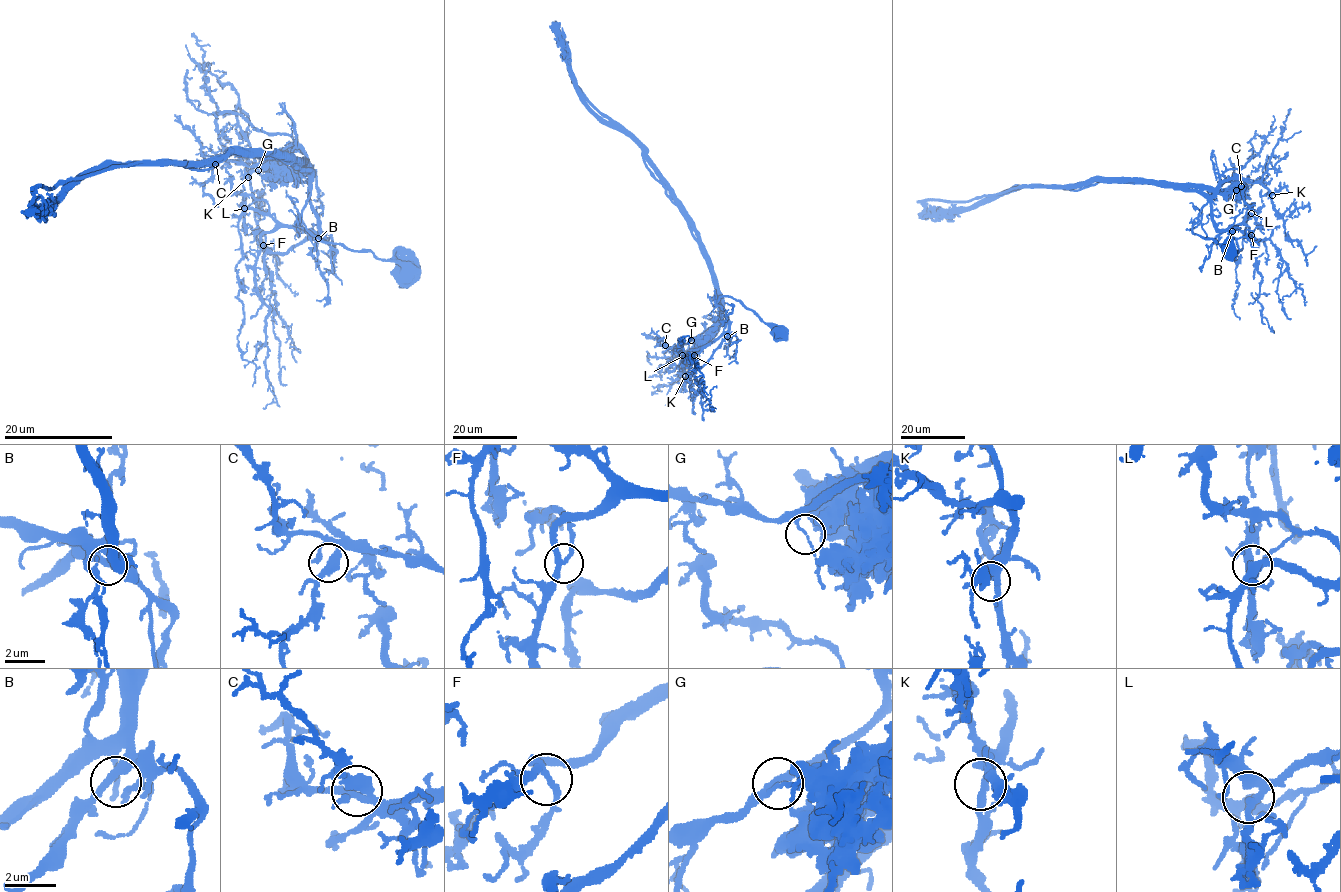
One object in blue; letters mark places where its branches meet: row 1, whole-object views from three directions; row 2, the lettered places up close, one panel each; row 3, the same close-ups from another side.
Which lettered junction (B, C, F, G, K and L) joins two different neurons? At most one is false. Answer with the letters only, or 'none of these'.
G

